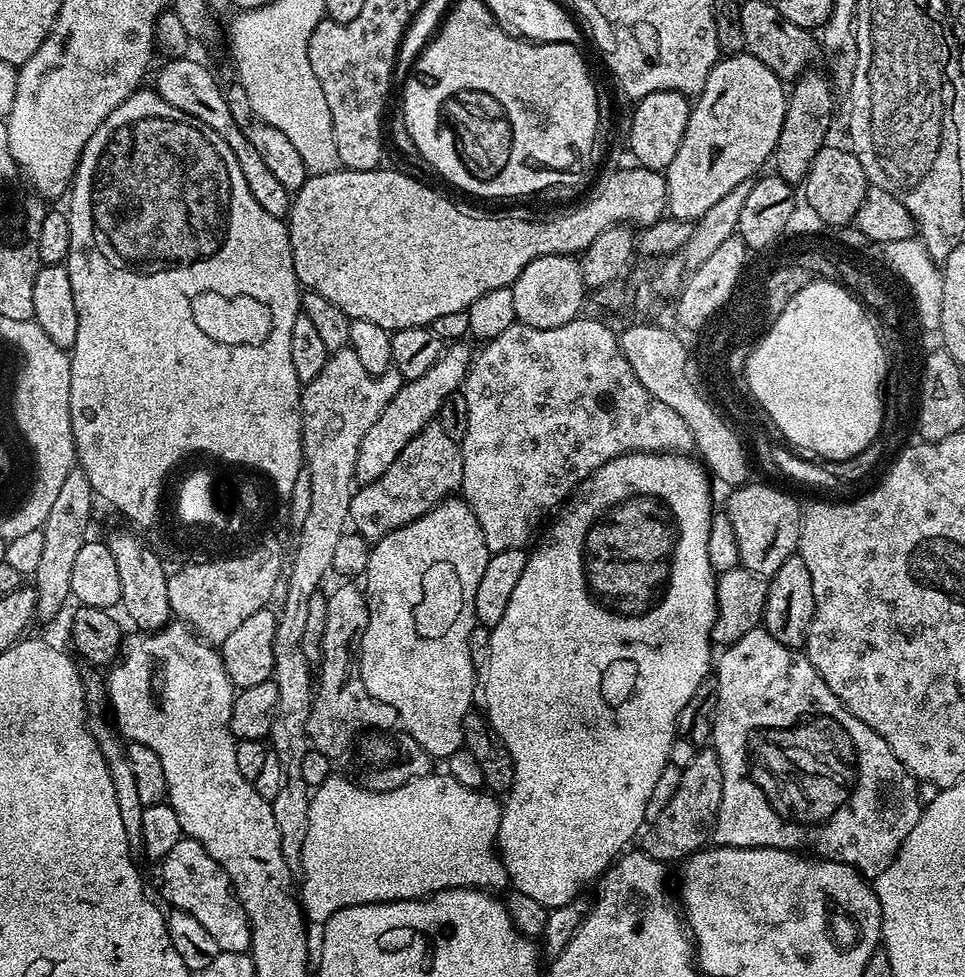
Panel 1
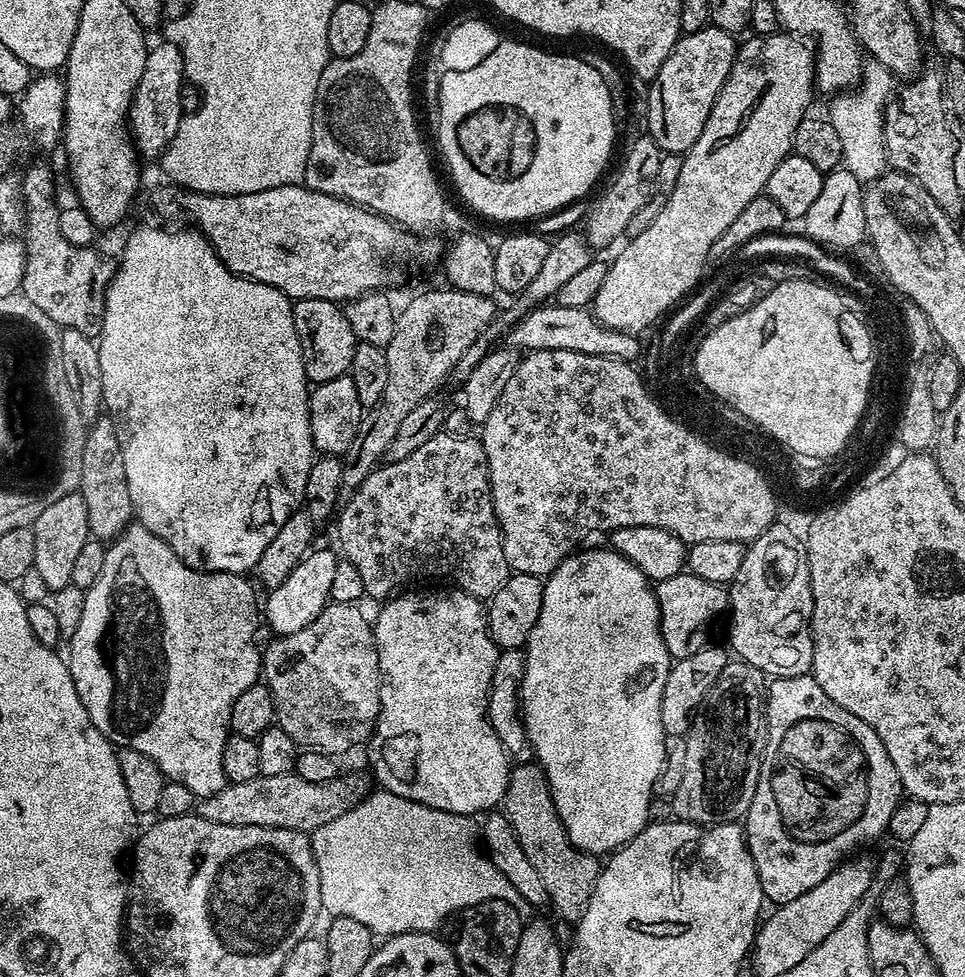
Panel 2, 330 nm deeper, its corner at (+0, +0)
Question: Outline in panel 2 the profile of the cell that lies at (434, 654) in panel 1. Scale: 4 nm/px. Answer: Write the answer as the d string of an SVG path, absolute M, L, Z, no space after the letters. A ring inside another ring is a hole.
M451 591L428 592L425 596L397 594L381 607L385 608L377 614L376 620L374 616L372 637L378 650L378 666L380 667L380 713L376 719L376 729L372 731L372 735L366 741L366 749L368 748L368 760L372 763L371 775L383 791L393 792L402 798L425 804L426 807L434 810L476 818L479 817L479 812L488 814L503 801L510 771L509 758L504 752L502 742L498 742L498 734L494 734L487 718L488 691L492 685L494 662L498 655L498 649L488 632L485 605L468 592Z

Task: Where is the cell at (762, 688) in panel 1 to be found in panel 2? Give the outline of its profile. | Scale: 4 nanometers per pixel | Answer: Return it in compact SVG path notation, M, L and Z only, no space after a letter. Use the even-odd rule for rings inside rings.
M809 674L807 676L781 676L773 679L766 688L766 719L768 721L768 736L764 739L764 761L760 764L760 777L758 786L754 790L754 802L750 802L750 810L747 816L743 817L742 827L744 835L748 837L748 849L750 858L754 858L754 866L758 870L760 885L764 891L765 901L779 906L786 902L794 902L798 894L806 894L818 882L825 880L834 869L840 867L845 860L853 855L855 848L863 846L867 840L876 840L888 828L888 823L892 820L892 815L896 812L896 807L900 804L902 789L898 770L894 770L894 762L890 762L890 754L886 754L886 746L878 738L878 734L862 718L850 714L850 710L842 710L838 702L834 702L818 686L818 682Z

